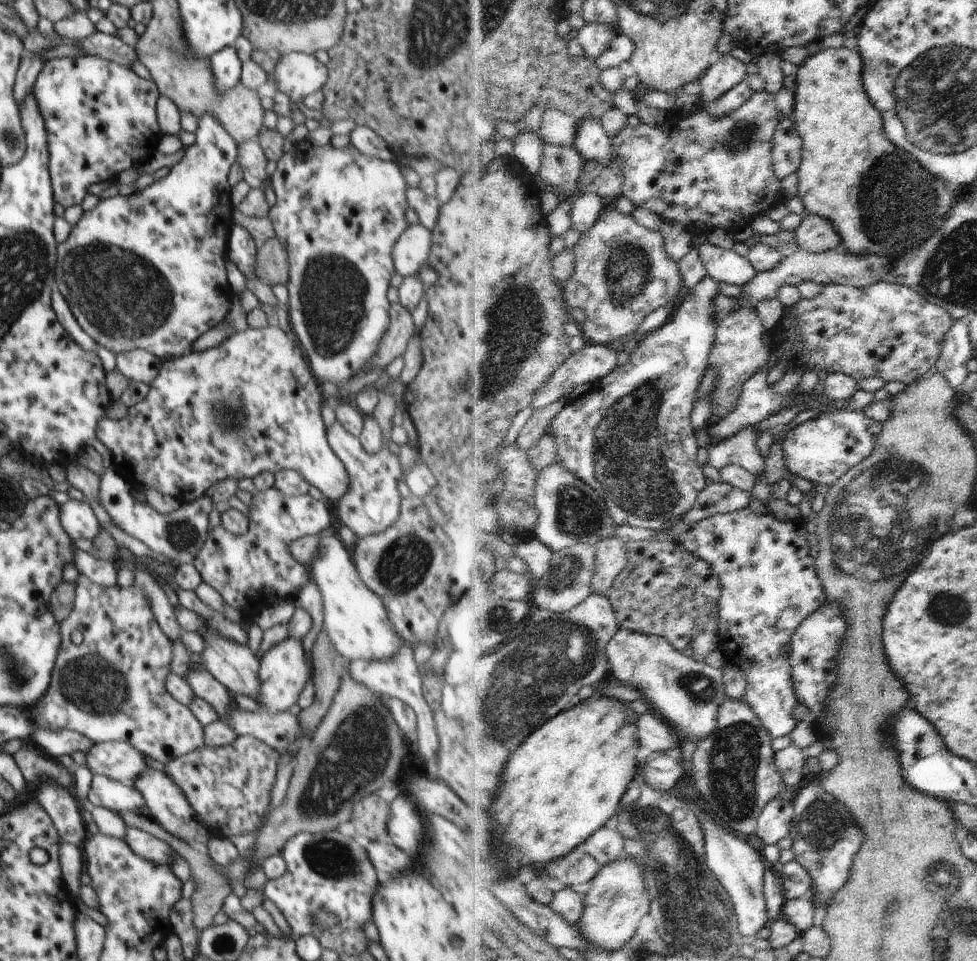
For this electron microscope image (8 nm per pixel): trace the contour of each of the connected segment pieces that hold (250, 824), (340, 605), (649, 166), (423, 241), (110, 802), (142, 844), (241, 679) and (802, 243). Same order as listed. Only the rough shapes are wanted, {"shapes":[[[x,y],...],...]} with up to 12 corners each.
{"shapes":[[[252,735],[165,764],[215,836],[265,824],[280,752]],[[334,535],[309,567],[324,632],[347,663],[407,644]],[[776,93],[613,140],[623,194],[694,236],[784,203]],[[407,226],[393,246],[403,277],[418,274],[431,249],[431,231]],[[93,775],[87,797],[115,813],[146,812],[134,785]],[[134,827],[125,842],[133,854],[160,867],[172,867],[175,850]],[[207,624],[201,667],[257,700],[259,659]],[[806,215],[795,233],[799,248],[825,253],[843,247],[837,226]]]}

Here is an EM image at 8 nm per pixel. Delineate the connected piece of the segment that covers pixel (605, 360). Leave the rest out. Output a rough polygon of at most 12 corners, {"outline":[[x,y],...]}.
{"outline":[[590,343],[558,367],[535,410],[618,368],[618,346]]}

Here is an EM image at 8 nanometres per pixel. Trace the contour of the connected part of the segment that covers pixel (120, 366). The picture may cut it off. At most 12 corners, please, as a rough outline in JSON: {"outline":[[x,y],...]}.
{"outline":[[146,349],[116,355],[127,379],[152,384],[163,360]]}

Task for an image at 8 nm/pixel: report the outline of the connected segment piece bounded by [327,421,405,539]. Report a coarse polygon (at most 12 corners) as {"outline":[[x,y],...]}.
{"outline":[[338,421],[327,441],[350,477],[337,517],[360,539],[398,520],[405,470]]}

